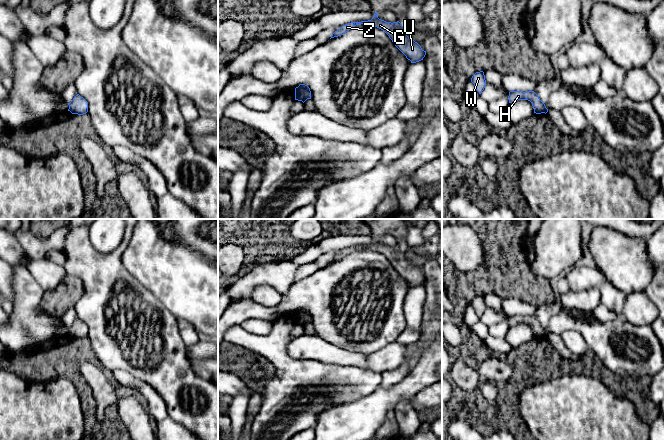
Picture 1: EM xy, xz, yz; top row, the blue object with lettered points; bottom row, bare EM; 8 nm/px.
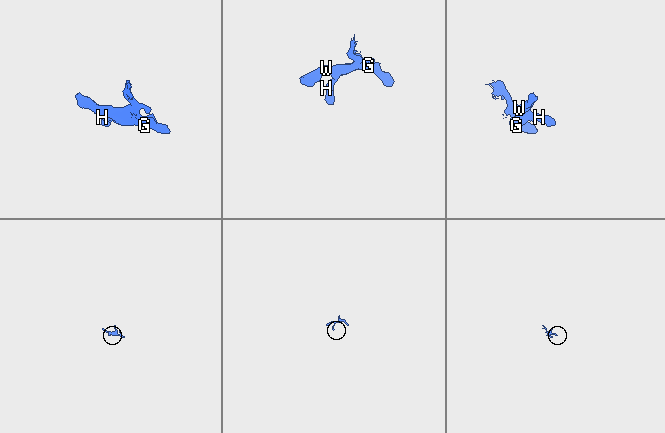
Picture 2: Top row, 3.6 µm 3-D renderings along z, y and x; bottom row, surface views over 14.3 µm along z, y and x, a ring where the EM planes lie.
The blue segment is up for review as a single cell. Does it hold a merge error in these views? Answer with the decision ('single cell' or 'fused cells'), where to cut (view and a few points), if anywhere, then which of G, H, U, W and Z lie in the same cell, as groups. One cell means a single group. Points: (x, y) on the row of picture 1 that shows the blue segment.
single cell; no cut; G H U W Z

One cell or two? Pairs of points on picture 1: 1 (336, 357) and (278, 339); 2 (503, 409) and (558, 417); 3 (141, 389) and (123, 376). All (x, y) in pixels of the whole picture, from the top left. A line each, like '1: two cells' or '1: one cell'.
1: two cells
2: two cells
3: one cell

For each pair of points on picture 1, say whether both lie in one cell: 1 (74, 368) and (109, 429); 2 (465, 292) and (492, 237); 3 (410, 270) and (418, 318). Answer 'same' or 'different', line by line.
1: same
2: same
3: different

